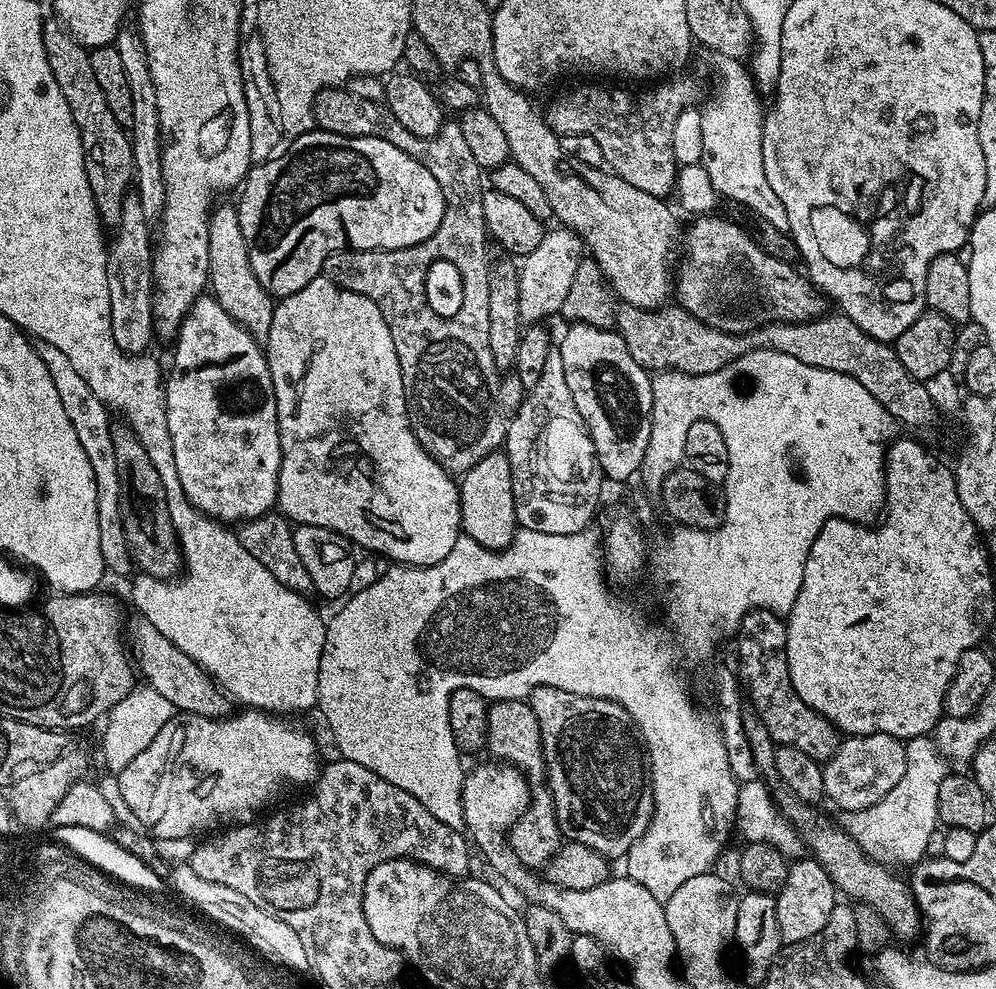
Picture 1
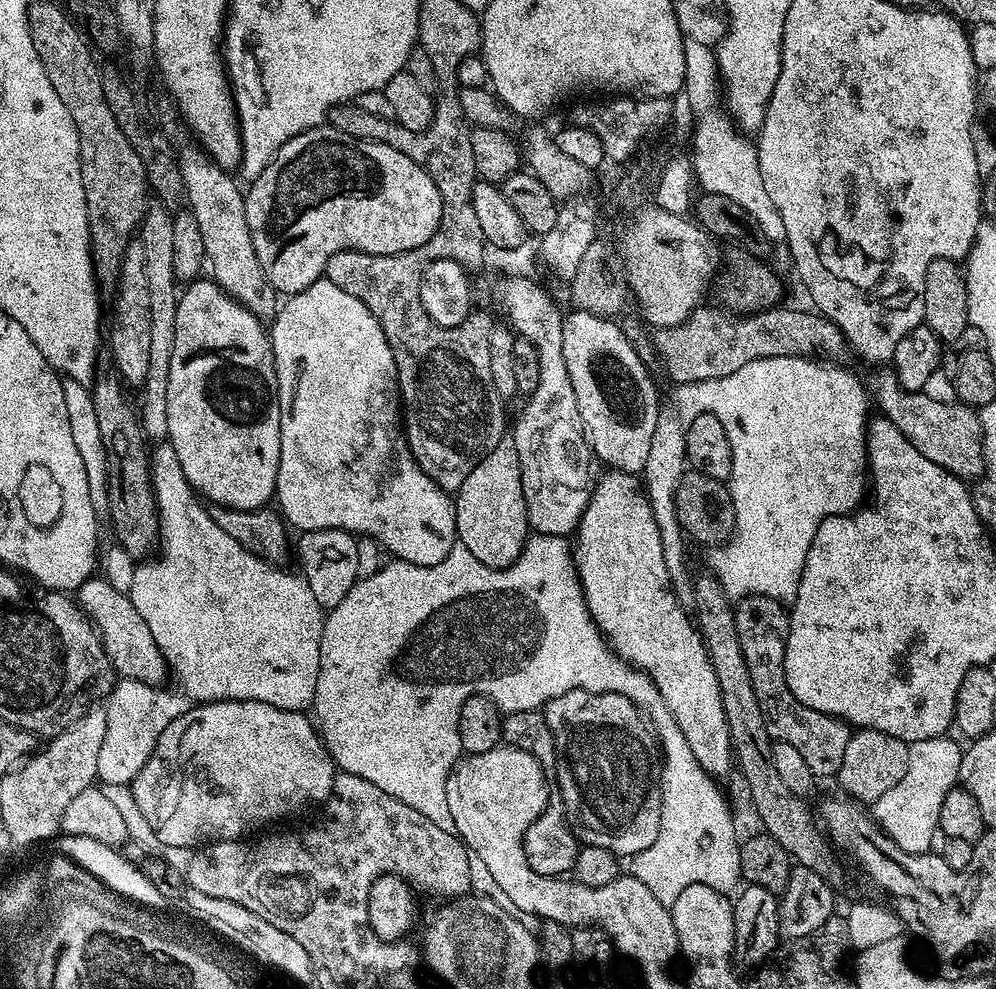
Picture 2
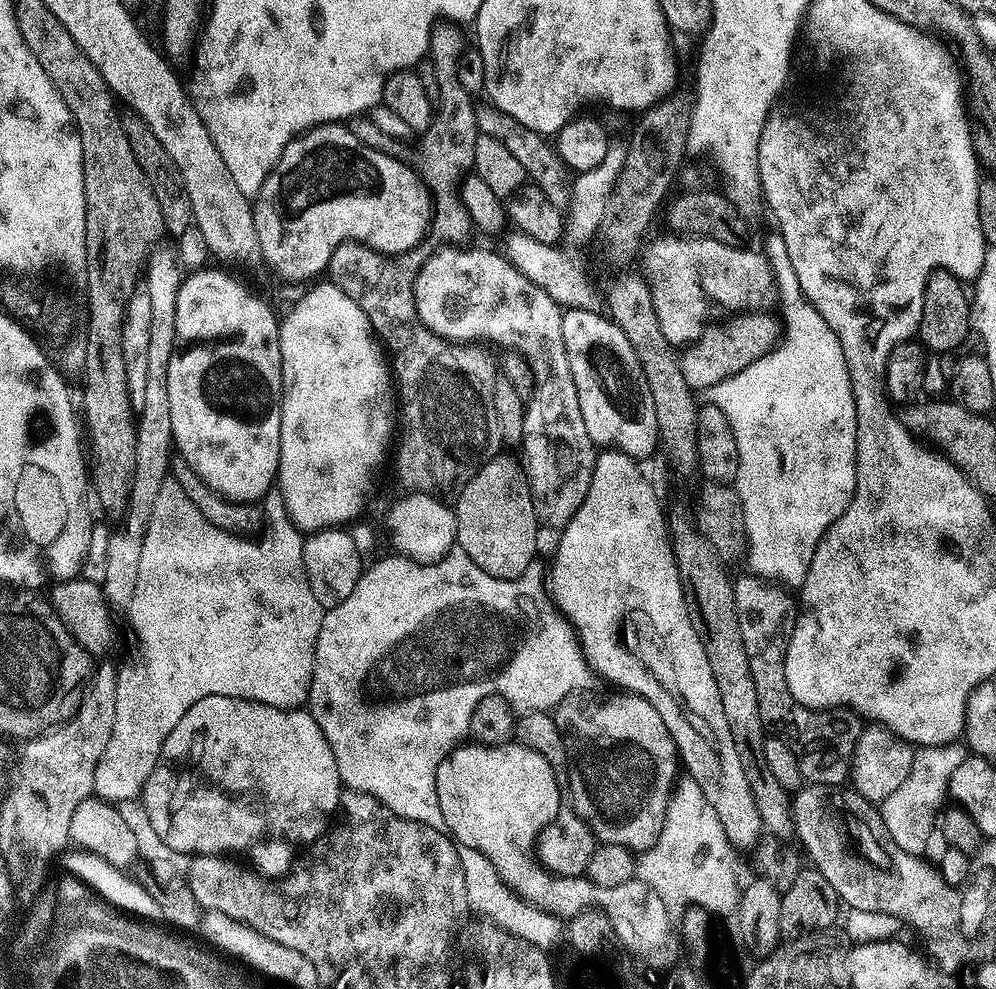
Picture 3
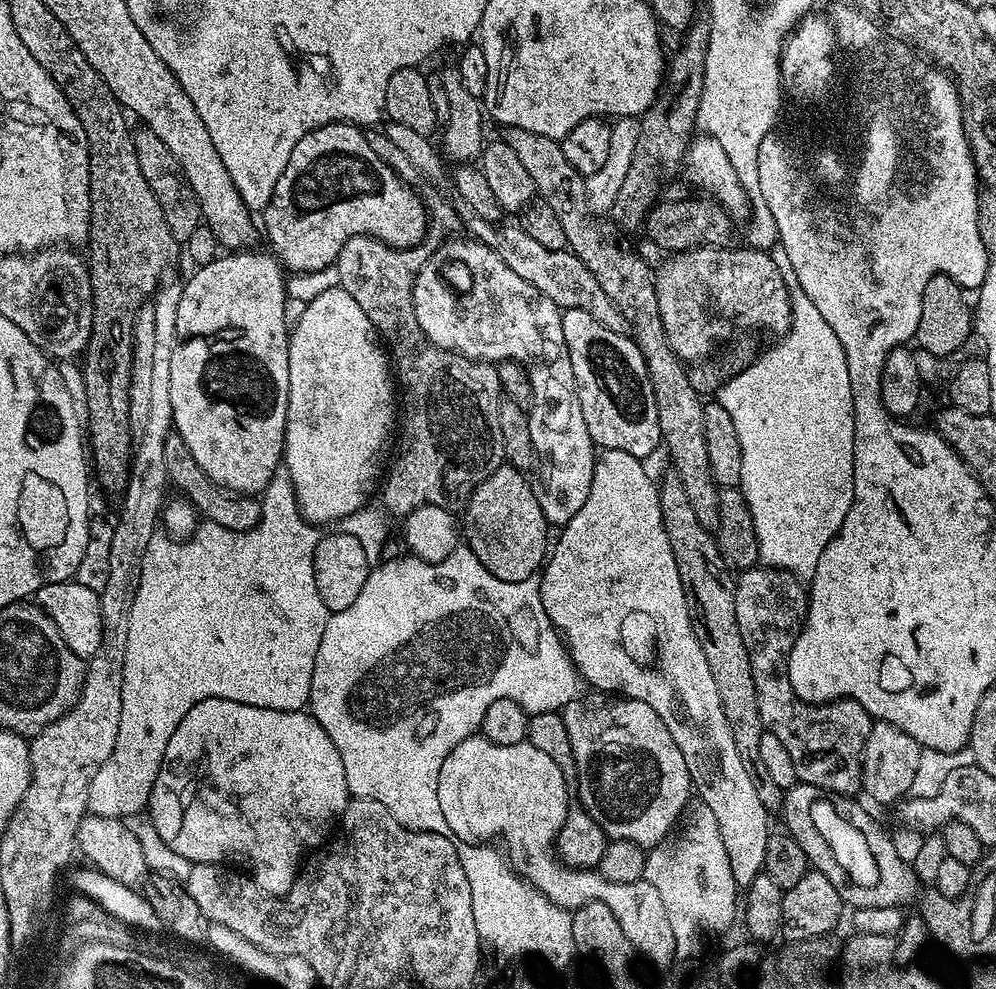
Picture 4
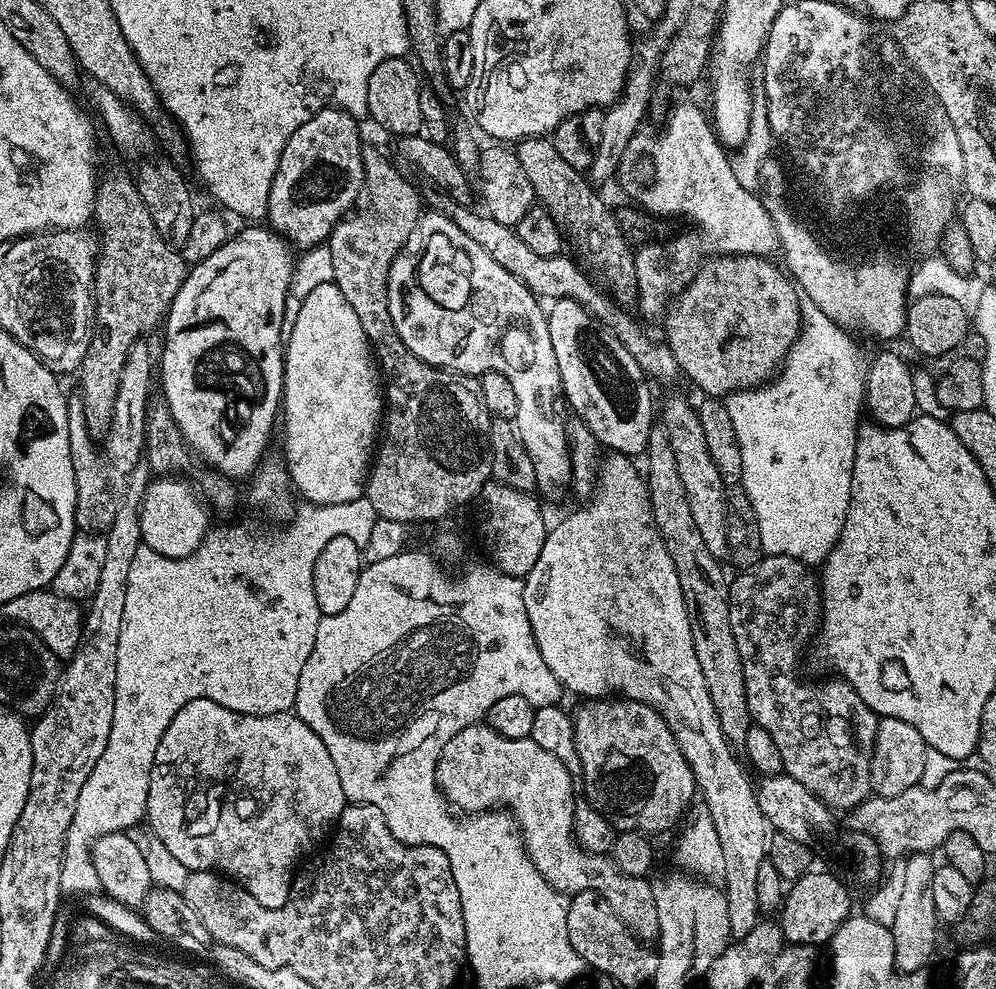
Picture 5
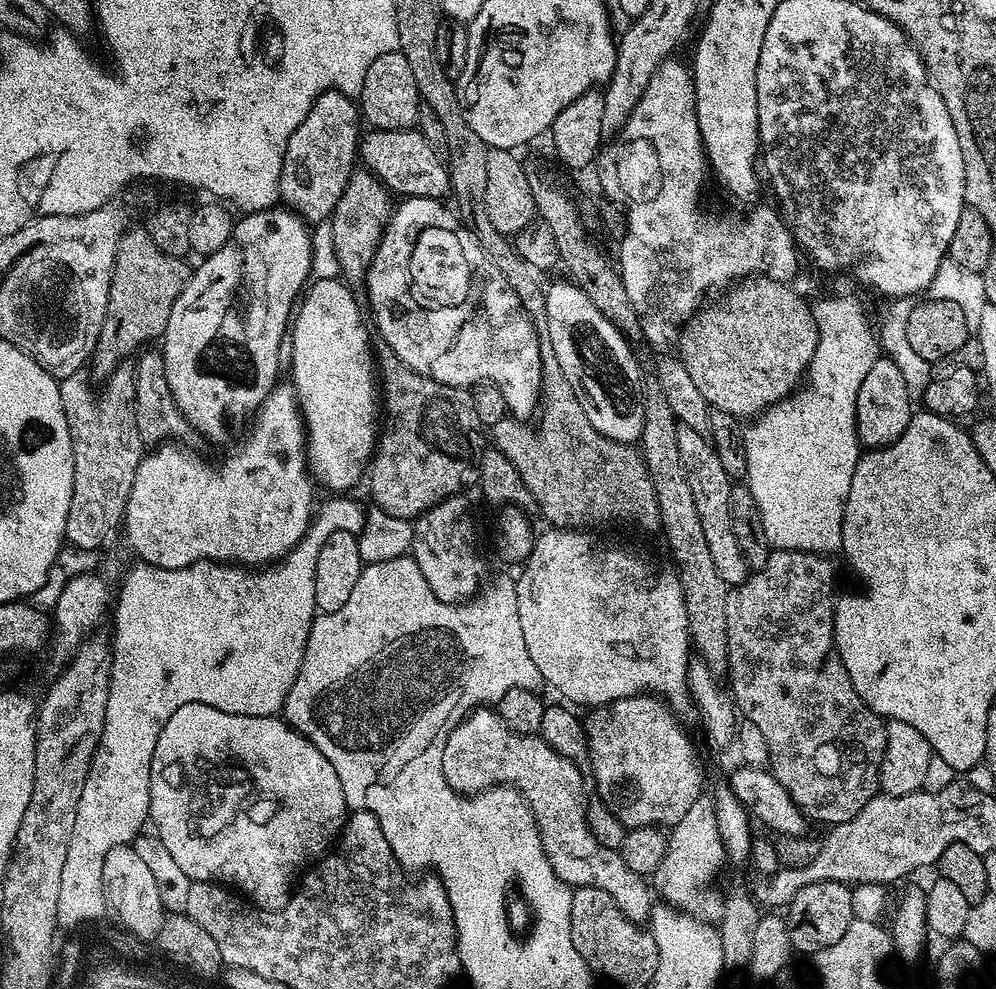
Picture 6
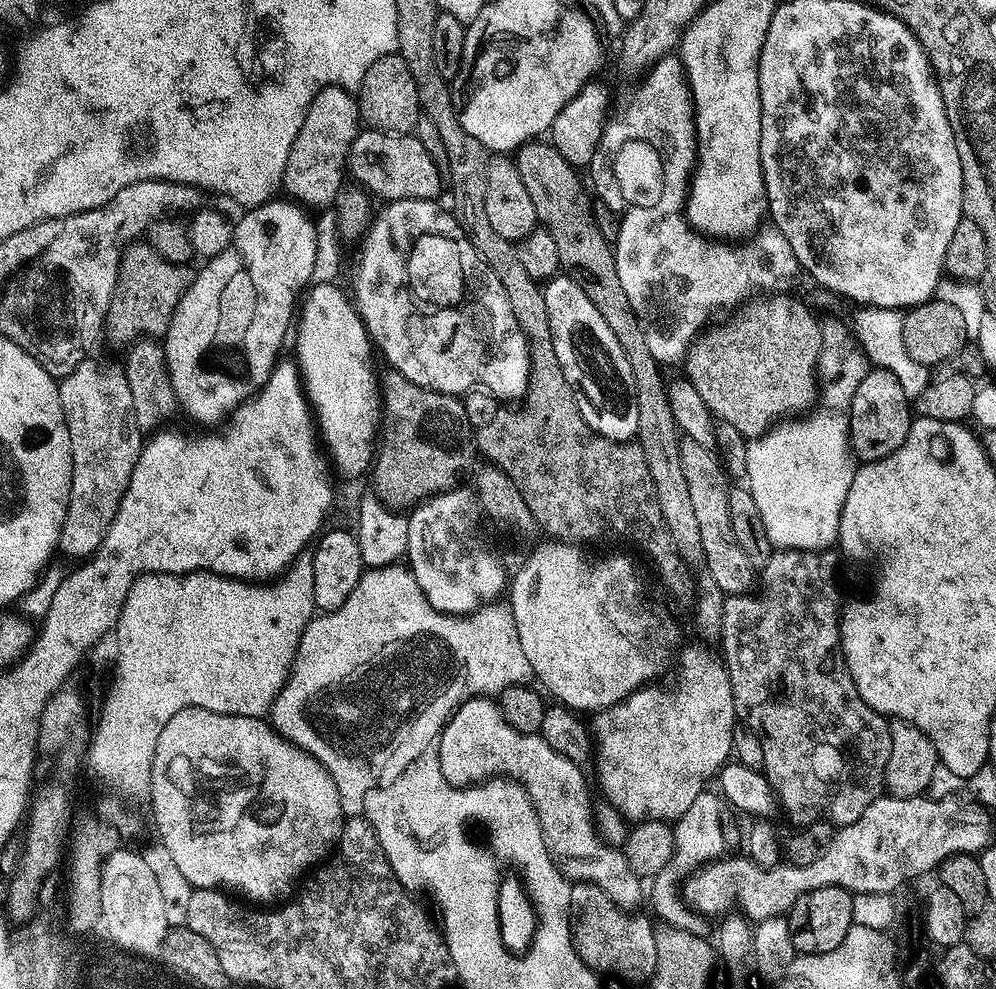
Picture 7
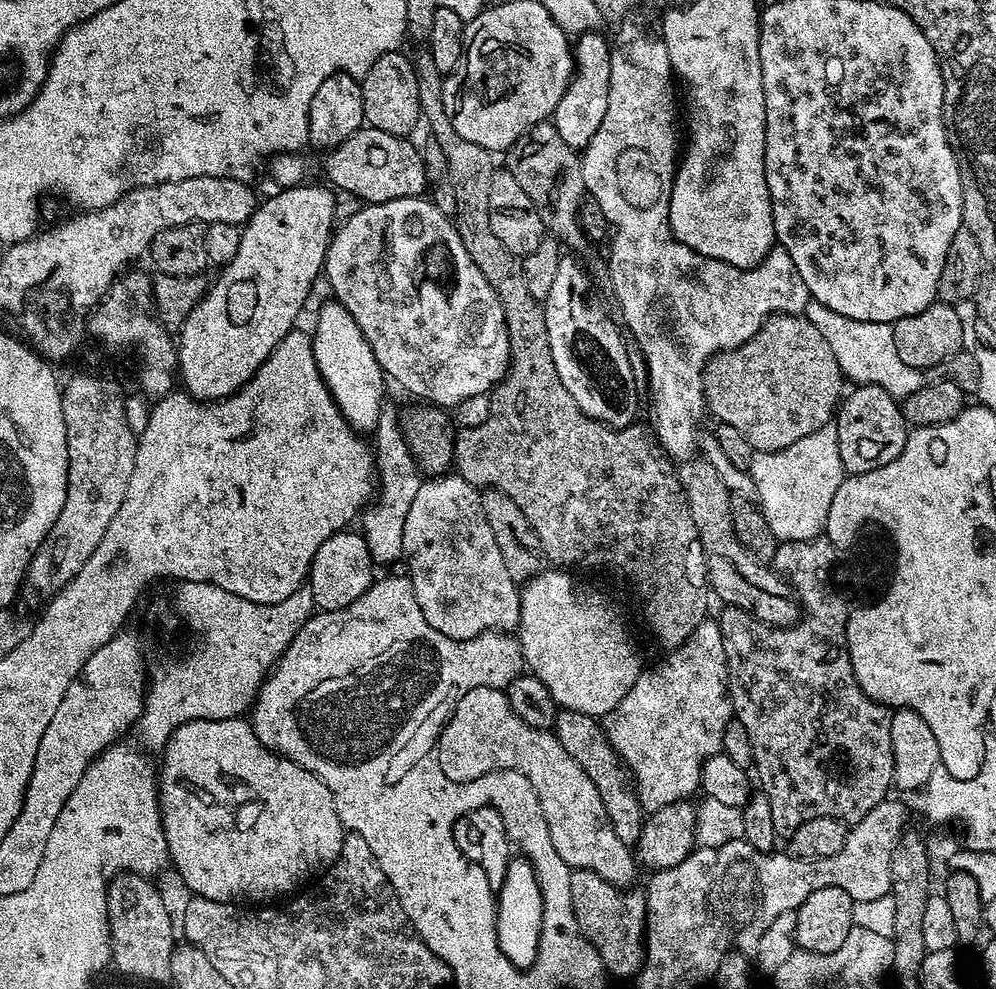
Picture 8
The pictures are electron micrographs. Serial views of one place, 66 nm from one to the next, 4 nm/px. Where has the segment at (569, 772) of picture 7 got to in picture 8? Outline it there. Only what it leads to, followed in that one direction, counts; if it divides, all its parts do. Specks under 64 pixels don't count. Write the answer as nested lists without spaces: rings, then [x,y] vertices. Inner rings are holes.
[[[475,688],[456,701],[456,709],[448,719],[434,753],[434,760],[440,763],[439,775],[450,778],[454,782],[464,784],[468,780],[482,780],[491,777],[495,768],[505,768],[508,772],[517,772],[517,777],[523,778],[527,784],[534,786],[534,794],[538,794],[538,802],[542,806],[542,814],[546,814],[546,826],[550,826],[550,842],[554,842],[554,850],[558,850],[558,858],[566,862],[569,868],[581,872],[598,874],[615,888],[627,889],[628,884],[636,876],[638,861],[633,849],[614,834],[610,818],[606,814],[606,806],[602,802],[602,794],[598,794],[598,786],[590,782],[586,770],[562,750],[555,735],[551,731],[526,726],[522,718],[514,714],[507,695],[501,689]]]

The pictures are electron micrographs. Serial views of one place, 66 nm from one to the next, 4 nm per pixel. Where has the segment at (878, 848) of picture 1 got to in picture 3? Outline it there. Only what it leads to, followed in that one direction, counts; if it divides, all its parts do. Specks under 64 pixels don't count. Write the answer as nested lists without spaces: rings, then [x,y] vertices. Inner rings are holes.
[[[957,742],[955,744],[943,744],[942,746],[930,746],[929,748],[917,747],[912,754],[912,765],[910,766],[910,774],[906,777],[906,782],[902,782],[902,786],[898,786],[898,790],[894,790],[894,794],[890,794],[890,798],[879,801],[878,807],[881,816],[885,818],[893,818],[892,816],[908,816],[908,841],[906,840],[907,847],[912,850],[921,850],[928,844],[928,839],[932,836],[932,830],[934,834],[934,829],[938,824],[938,813],[945,807],[946,802],[944,799],[949,799],[950,796],[950,778],[954,774],[954,770],[958,770],[958,766],[962,766],[962,762],[966,757],[970,755],[967,747],[963,743]]]

